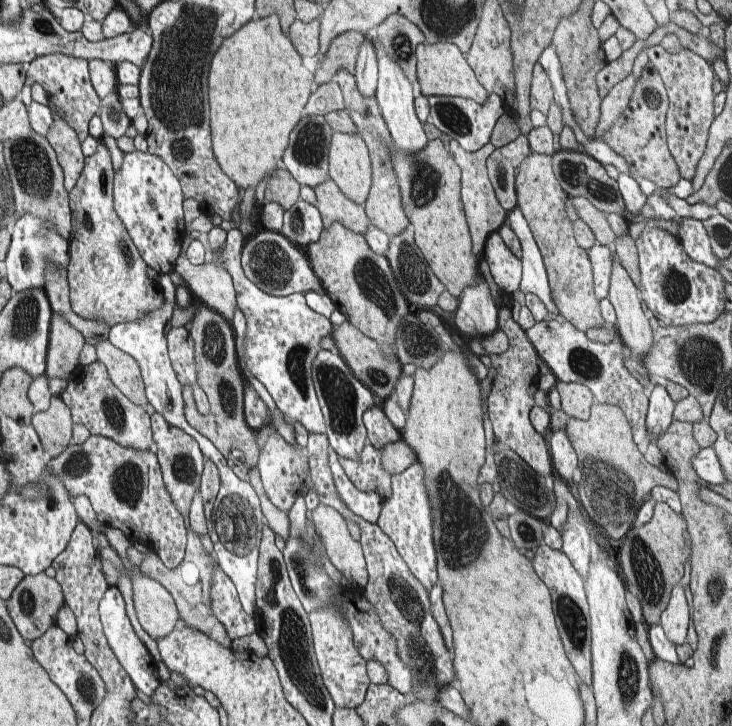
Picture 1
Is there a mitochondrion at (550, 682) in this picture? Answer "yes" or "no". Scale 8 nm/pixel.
no

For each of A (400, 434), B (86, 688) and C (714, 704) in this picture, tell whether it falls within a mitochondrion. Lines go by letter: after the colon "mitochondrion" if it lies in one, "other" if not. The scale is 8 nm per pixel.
A: other
B: mitochondrion
C: other

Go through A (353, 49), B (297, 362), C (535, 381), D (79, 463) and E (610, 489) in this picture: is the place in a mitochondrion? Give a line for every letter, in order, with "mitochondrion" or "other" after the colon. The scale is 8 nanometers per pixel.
A: other
B: mitochondrion
C: other
D: mitochondrion
E: mitochondrion

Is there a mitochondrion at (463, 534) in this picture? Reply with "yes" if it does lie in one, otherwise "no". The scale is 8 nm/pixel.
yes

